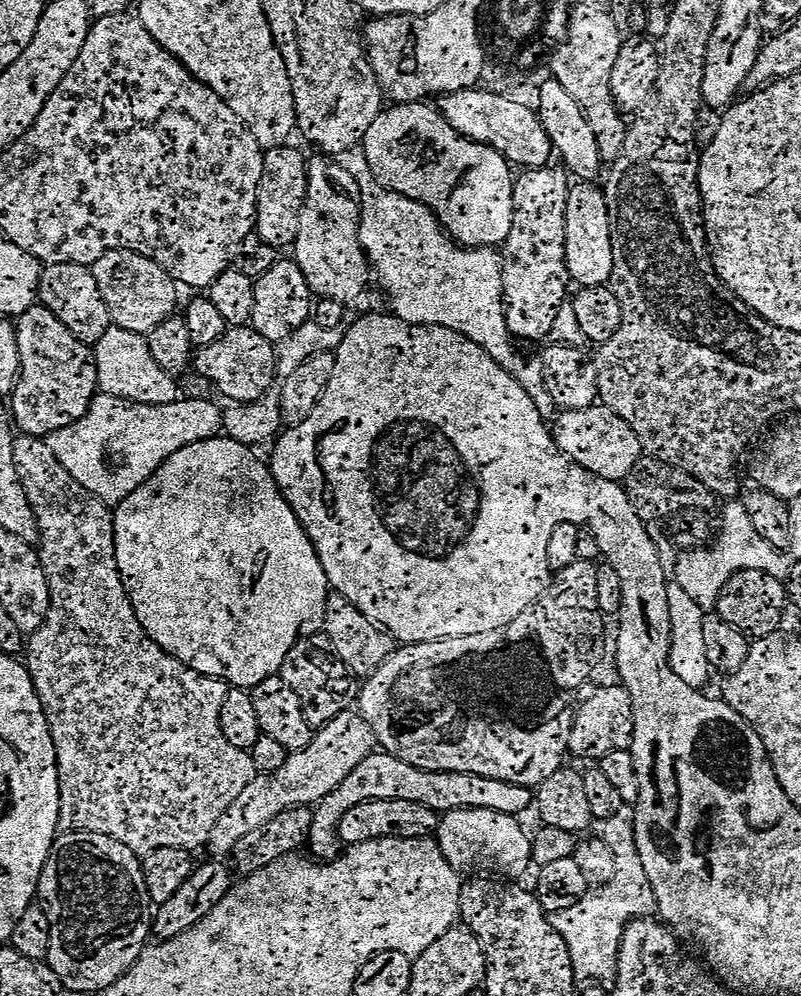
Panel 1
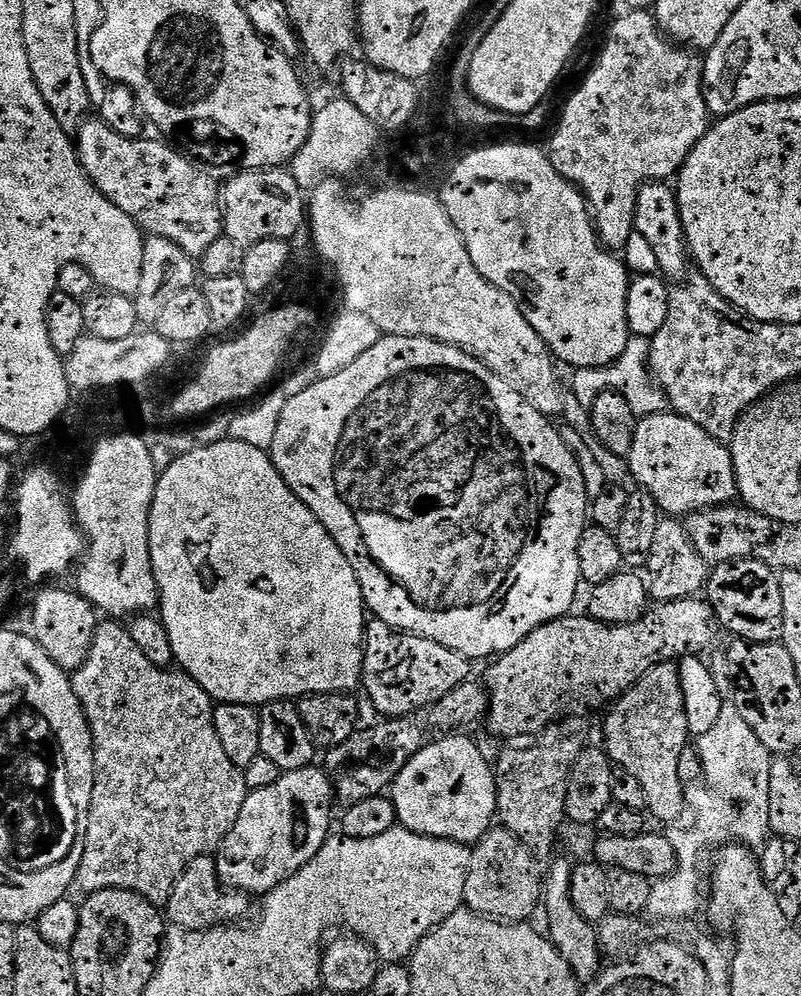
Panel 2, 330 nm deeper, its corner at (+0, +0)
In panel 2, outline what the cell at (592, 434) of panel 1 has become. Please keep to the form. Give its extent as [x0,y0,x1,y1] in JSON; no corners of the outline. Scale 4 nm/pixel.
[626,410,738,518]

